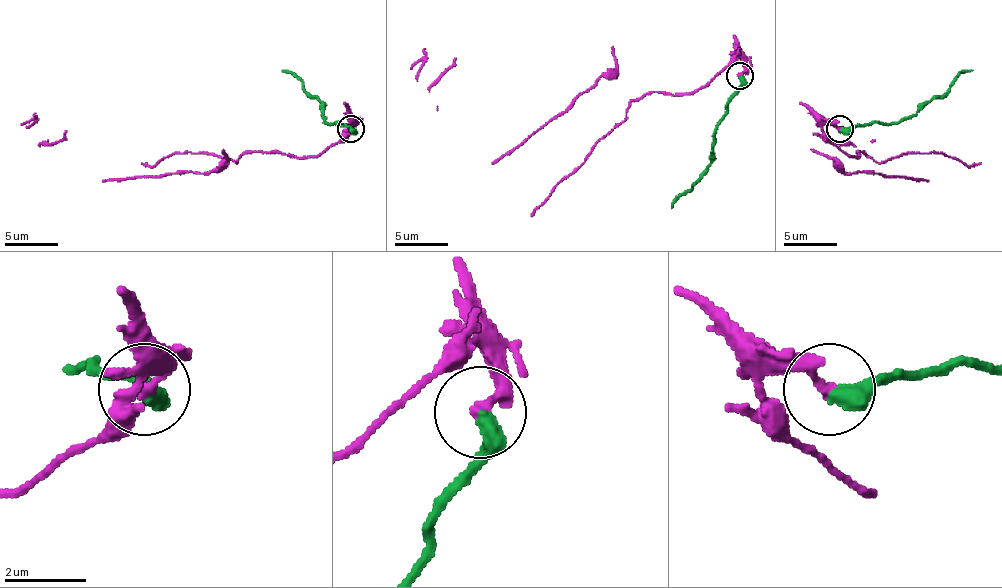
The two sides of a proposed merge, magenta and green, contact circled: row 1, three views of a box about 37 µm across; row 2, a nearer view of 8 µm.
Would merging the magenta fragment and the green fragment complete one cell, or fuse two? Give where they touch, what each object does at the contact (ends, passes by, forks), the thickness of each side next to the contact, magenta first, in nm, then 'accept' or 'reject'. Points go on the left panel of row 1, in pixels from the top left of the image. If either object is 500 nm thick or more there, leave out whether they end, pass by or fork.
at (350, 129); magenta ends there; green ends there; 300 nm thick on the magenta side, 440 nm on the other; reject

